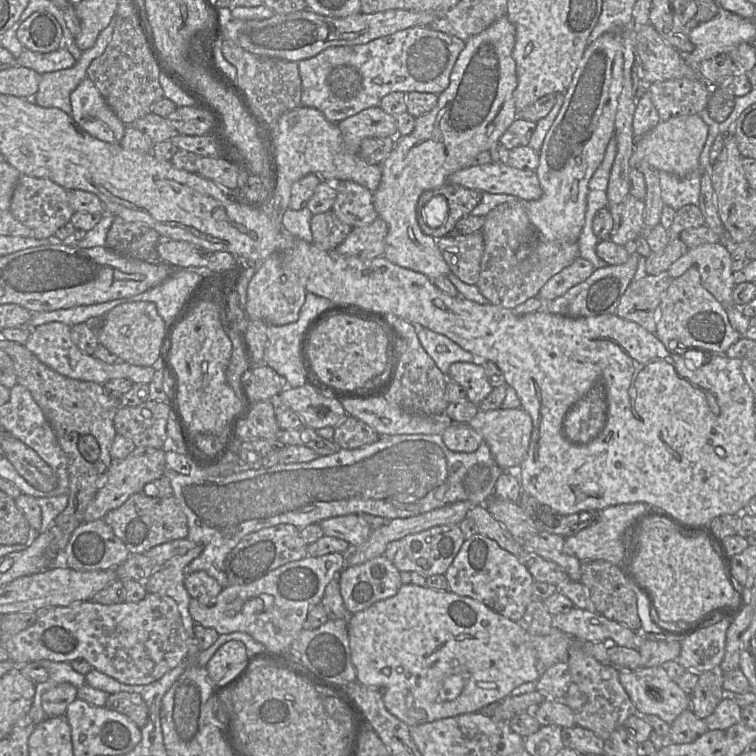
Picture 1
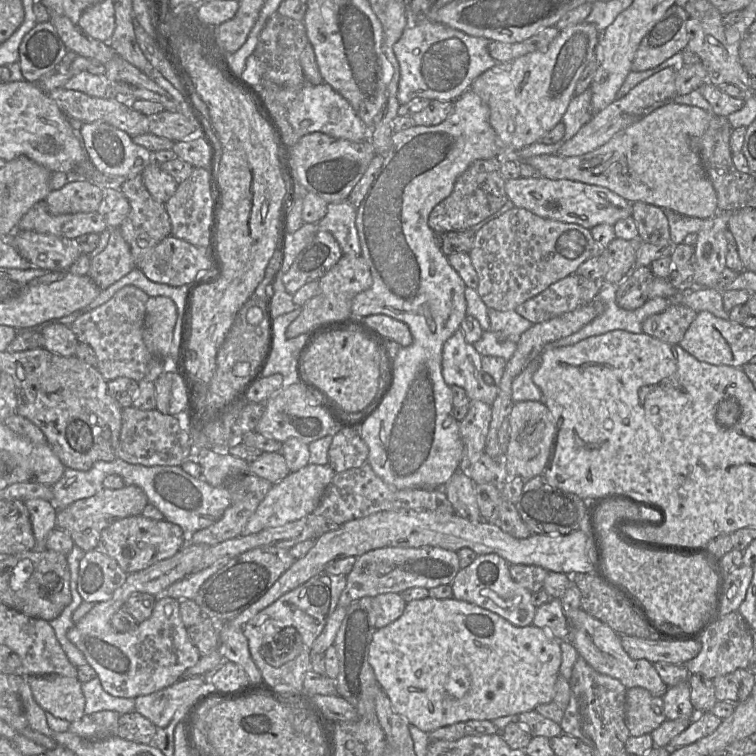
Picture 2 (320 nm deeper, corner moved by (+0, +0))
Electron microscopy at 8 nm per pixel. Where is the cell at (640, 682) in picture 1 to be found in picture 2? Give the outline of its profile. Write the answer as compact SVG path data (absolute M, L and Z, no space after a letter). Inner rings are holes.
M582 608L567 614L568 641L594 670L619 680L627 689L641 687L652 695L662 697L668 689L654 664L647 659L632 659L624 650L621 638L611 627L586 613Z

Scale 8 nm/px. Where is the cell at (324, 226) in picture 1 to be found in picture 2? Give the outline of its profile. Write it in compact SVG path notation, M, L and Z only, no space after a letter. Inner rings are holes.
M319 230L314 239L297 255L281 278L288 293L294 295L305 284L319 280L342 257L341 248L333 235Z

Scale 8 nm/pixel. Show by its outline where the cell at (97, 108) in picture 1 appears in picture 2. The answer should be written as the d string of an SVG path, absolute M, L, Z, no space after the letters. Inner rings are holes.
M106 122L84 123L80 132L88 158L99 172L106 175L134 178L140 175L147 165L155 161L149 150L133 142L132 136Z

